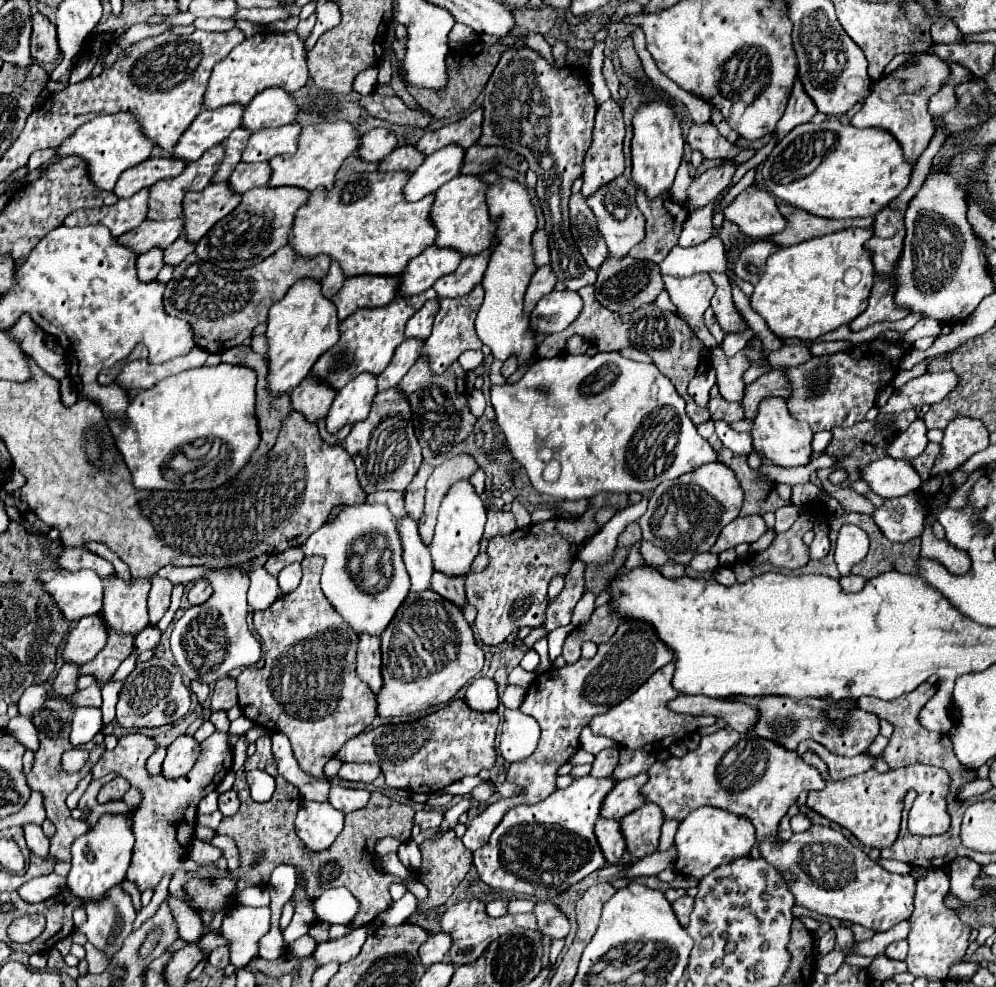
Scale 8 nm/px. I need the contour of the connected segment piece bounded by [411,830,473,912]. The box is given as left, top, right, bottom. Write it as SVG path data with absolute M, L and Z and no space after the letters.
M453 830L441 832L441 840L425 840L419 848L422 855L421 868L419 872L411 872L411 876L429 890L429 898L425 902L417 900L417 912L427 912L447 902L447 898L453 894L473 865L473 853L463 846L463 842L455 836Z

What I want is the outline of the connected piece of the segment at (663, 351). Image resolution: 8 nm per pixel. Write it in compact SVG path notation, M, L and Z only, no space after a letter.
M585 286L579 290L579 296L583 298L583 312L581 316L563 332L559 334L549 334L545 336L545 340L539 344L537 348L537 356L539 358L553 358L559 352L565 350L565 342L571 336L583 336L587 342L595 344L601 352L613 352L613 350L621 350L621 348L637 348L641 352L647 352L653 360L653 364L673 382L673 386L677 388L677 392L683 396L683 400L687 402L687 414L693 420L693 424L703 424L711 418L707 408L699 408L695 404L695 400L687 394L687 384L691 378L695 378L701 372L701 364L703 368L707 368L707 356L705 356L705 346L699 338L695 338L695 334L691 332L691 328L677 318L677 314L673 312L665 312L661 308L657 308L655 304L647 304L641 306L639 310L631 312L631 314L615 314L611 310L605 310L597 300L595 300L595 288L593 286Z

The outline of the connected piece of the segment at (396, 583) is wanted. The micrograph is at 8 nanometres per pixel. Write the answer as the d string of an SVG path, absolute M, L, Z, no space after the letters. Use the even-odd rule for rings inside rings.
M353 504L343 508L331 522L323 524L317 532L313 532L307 542L301 546L305 556L323 556L325 564L323 564L323 574L321 574L321 590L325 594L325 598L331 602L331 606L351 624L351 628L357 634L373 634L379 636L387 624L391 622L391 618L395 616L397 608L401 606L401 602L405 600L405 596L409 594L409 574L403 566L403 546L399 542L399 532L397 532L397 518L389 512L387 506L383 504ZM365 534L385 534L391 550L393 550L393 576L389 580L389 584L377 592L377 594L367 594L363 592L355 580L351 578L349 570L347 570L347 560L351 554L351 542L365 536Z

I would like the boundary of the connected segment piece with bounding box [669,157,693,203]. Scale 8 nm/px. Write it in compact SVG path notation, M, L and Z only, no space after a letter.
M683 157L681 165L677 171L673 185L669 191L671 198L675 202L684 203L687 196L687 188L690 186L693 178L688 174L688 160Z

